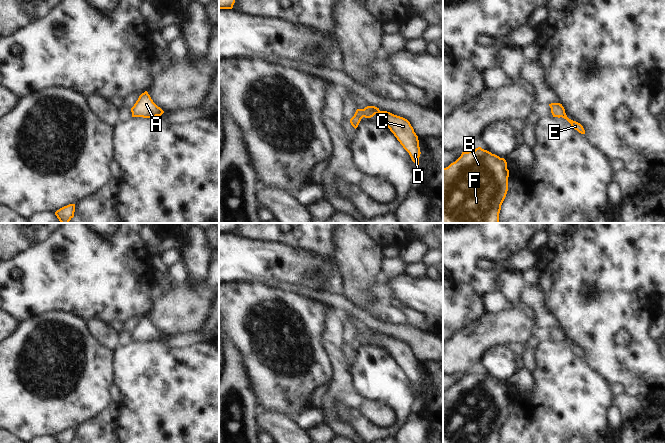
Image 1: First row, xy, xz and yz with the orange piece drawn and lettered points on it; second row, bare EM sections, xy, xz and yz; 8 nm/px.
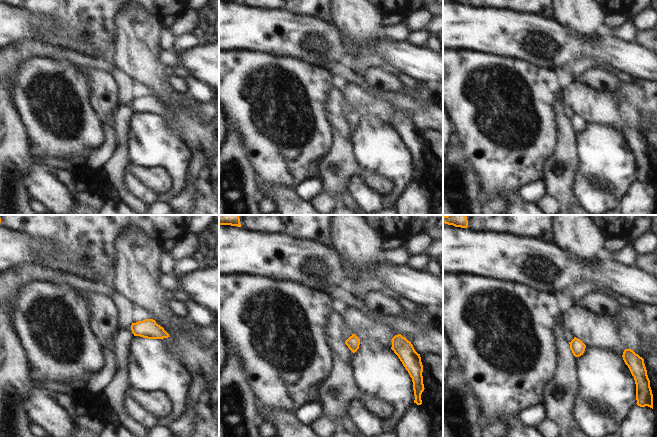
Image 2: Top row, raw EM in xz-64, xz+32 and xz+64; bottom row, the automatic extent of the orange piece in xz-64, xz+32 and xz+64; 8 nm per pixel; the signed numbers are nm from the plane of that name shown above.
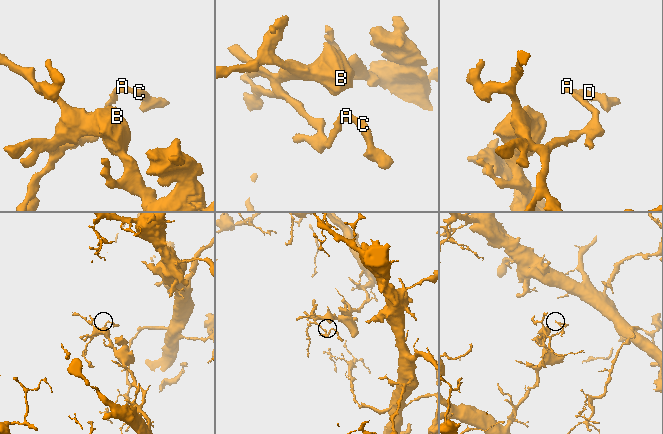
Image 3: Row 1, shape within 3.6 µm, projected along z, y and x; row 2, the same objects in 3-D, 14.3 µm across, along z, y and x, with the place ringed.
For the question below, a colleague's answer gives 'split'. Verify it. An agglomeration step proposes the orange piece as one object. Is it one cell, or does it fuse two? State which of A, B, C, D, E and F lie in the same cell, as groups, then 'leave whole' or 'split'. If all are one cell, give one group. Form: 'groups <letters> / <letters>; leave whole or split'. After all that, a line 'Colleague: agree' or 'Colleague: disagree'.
groups A B C D E F; leave whole
Colleague: disagree

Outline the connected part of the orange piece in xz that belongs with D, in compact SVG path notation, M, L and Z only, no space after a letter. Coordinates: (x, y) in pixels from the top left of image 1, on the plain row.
M367 330L364 333L357 333L354 340L350 343L350 347L356 353L363 341L371 342L375 338L379 338L383 342L383 348L390 353L403 372L409 377L418 393L421 378L419 364L407 343L387 335L380 335L375 330Z

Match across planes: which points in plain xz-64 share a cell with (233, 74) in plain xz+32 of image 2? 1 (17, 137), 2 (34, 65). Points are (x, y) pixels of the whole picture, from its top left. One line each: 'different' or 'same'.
1: different
2: same

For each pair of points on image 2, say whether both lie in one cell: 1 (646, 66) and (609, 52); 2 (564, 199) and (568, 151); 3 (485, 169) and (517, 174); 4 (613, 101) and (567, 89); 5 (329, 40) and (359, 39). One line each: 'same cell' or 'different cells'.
1: same cell
2: same cell
3: same cell
4: same cell
5: different cells

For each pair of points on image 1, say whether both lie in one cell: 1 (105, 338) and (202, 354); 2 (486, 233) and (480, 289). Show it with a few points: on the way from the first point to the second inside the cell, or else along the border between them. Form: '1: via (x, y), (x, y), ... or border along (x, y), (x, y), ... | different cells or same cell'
1: border along (119, 345), (113, 351) | different cells
2: via (473, 247), (474, 275) | same cell

